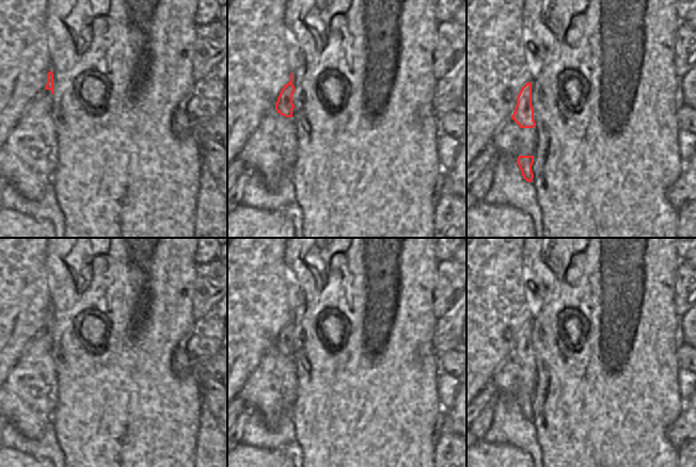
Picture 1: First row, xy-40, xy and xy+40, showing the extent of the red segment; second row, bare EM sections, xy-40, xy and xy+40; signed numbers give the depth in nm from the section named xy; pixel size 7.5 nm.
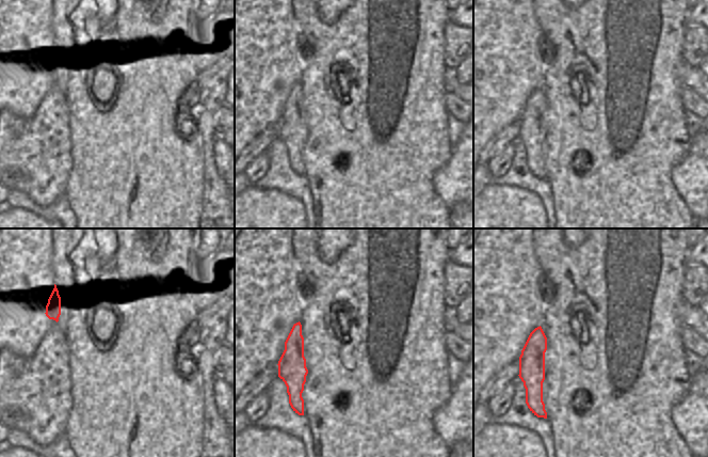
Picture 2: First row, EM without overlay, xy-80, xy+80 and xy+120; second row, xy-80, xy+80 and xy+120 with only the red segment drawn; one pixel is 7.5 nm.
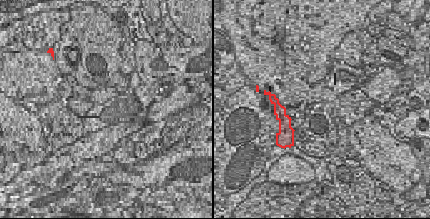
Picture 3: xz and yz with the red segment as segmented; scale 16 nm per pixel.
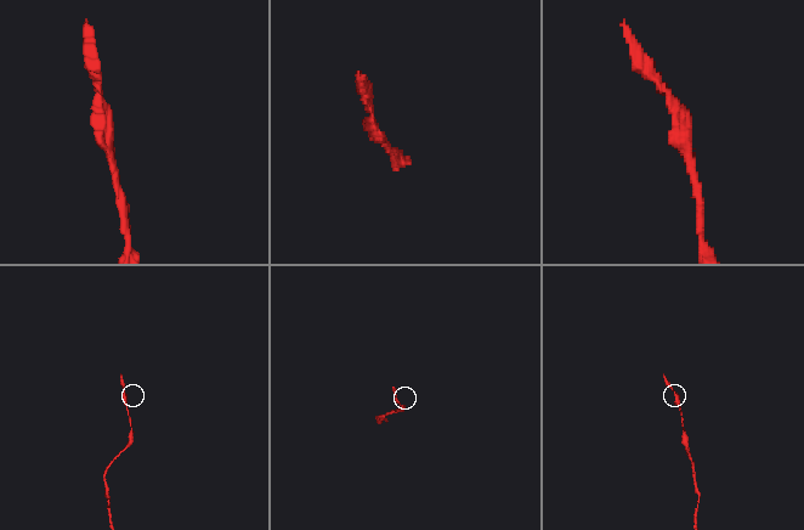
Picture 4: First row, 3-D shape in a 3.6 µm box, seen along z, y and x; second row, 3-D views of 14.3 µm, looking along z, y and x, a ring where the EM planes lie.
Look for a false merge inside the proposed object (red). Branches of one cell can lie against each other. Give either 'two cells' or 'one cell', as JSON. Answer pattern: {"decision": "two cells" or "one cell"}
{"decision": "one cell"}

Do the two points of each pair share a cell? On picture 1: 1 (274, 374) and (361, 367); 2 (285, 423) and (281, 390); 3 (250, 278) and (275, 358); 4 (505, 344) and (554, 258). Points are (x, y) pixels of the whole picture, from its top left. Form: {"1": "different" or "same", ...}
{"1": "different", "2": "different", "3": "different", "4": "different"}

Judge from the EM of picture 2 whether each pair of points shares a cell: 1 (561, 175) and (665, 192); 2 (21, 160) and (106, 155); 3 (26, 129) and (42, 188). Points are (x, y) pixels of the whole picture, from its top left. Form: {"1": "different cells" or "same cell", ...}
{"1": "same cell", "2": "different cells", "3": "same cell"}

